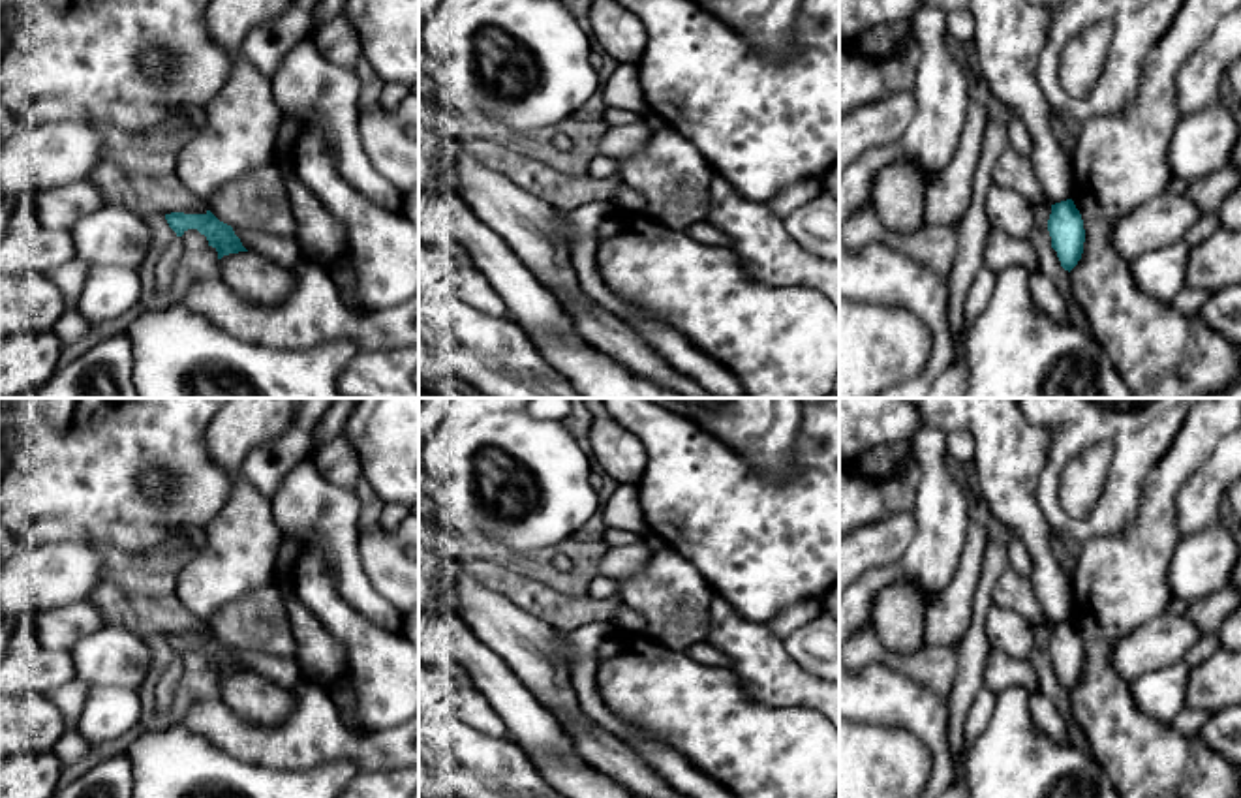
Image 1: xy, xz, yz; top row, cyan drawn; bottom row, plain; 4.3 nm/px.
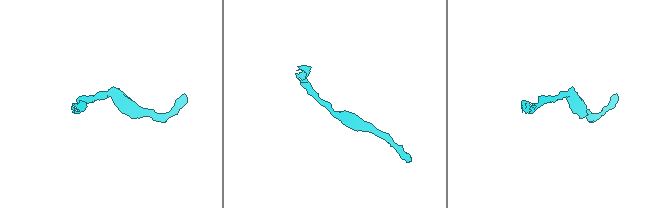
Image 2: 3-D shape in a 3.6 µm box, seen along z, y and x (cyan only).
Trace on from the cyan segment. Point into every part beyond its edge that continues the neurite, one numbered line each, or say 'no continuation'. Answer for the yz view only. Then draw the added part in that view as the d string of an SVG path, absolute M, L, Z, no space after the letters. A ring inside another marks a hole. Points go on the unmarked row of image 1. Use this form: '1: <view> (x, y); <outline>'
no continuation

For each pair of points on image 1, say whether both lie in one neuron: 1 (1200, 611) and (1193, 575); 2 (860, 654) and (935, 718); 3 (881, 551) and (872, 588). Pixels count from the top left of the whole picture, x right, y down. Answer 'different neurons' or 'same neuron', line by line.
1: different neurons
2: different neurons
3: different neurons

